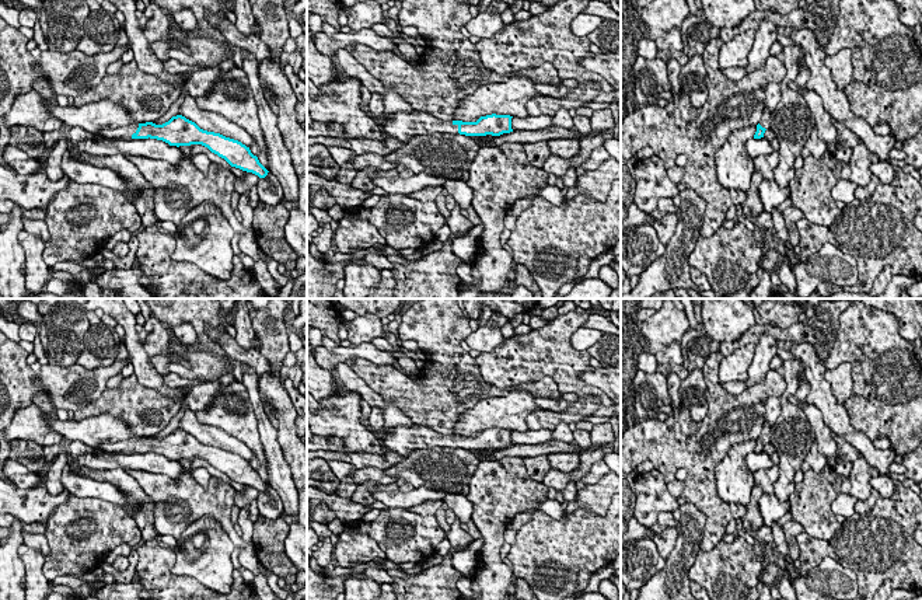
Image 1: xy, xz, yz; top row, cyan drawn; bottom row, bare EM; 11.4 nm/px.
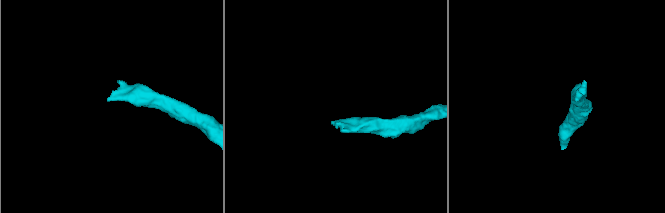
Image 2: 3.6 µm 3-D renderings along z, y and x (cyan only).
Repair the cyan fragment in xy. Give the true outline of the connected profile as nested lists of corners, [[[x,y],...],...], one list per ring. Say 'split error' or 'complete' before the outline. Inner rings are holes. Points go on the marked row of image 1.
split error; [[[99,100],[81,107],[60,107],[48,102],[48,109],[62,123],[83,128],[94,136],[125,140],[150,137],[177,147],[202,144],[231,167],[252,172],[259,178],[265,178],[269,172],[241,142],[203,130],[182,115],[172,116],[163,125],[137,123],[121,102],[111,100]]]

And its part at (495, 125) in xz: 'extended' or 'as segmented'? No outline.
extended

